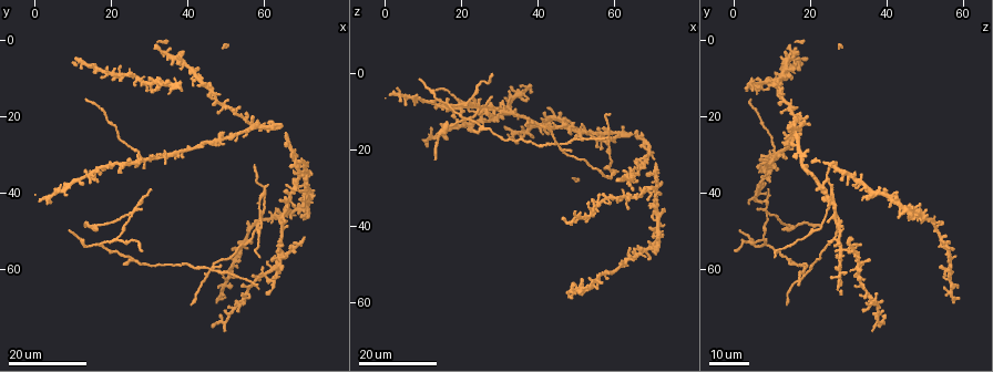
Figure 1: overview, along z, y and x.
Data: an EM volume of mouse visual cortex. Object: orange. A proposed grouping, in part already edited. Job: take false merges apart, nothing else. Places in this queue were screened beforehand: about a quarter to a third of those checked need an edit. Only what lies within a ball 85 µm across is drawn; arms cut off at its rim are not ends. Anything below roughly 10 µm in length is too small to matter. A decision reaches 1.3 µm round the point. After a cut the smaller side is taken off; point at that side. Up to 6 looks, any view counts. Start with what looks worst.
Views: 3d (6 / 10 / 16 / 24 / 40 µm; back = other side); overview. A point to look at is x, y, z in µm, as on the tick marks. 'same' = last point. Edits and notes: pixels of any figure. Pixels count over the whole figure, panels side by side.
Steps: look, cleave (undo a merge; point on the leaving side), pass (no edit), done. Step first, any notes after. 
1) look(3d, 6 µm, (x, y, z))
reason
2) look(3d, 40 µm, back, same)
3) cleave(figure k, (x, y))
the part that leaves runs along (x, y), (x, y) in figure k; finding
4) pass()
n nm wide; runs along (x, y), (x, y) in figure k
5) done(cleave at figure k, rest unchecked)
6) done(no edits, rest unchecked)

look(3d, 16 µm, (17.0, 54.0, 8.0))
three-way junction

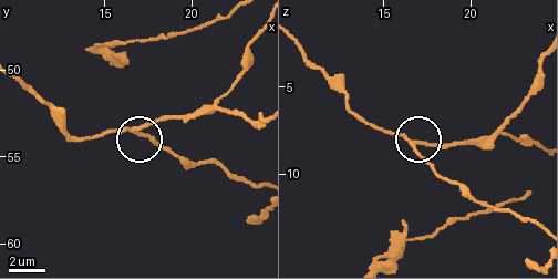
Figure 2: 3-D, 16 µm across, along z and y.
look(3d, 6 µm, (16.8, 53.3, 8.1))

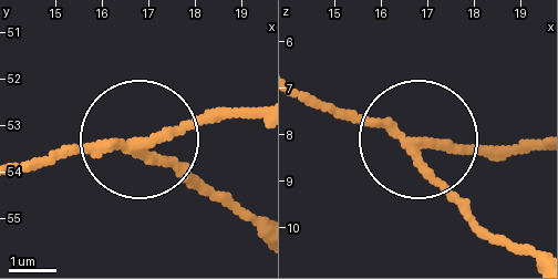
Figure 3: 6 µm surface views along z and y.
cleave(figure 3, (200, 122))
3 arms; a second neuron is stuck on

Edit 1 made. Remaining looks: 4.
look(3d, 24 µm, (25.5, 57.0, 13.5))
side arm on a straight run

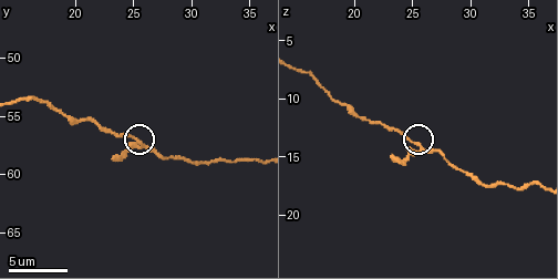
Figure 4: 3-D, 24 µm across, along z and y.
look(3d, 6 µm, (25.6, 57.4, 14.0))

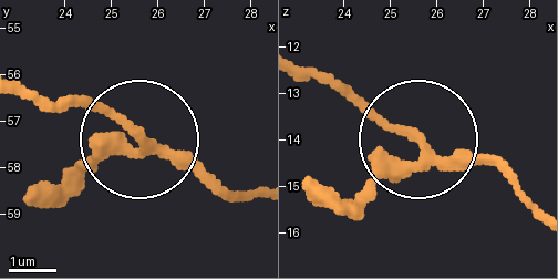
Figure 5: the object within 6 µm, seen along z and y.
pass()
190 nm wide; runs along (531, 208), (484, 165), (436, 156), (332, 81) in figure 5; continuous, no second neuron

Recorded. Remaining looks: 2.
look(3d, 24 µm, (21.5, 22.5, 8.0))
calibre changes

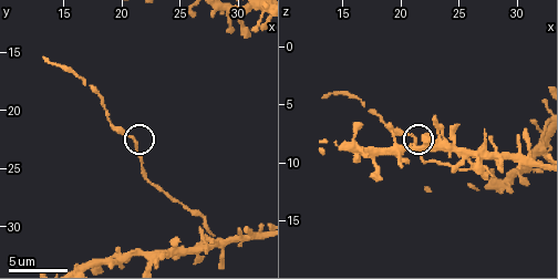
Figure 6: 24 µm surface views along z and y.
look(3d, 10 µm, (20.8, 22.4, 7.6))

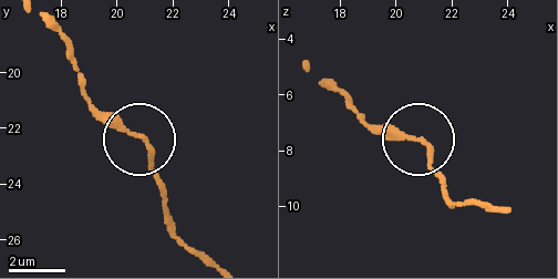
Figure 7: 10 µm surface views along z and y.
pass()
runs along (205, 260), (174, 225), (148, 146), (86, 99) in figure 7; continuous, no second neuron

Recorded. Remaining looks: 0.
done(cleave at figure 3, rest unchecked)

